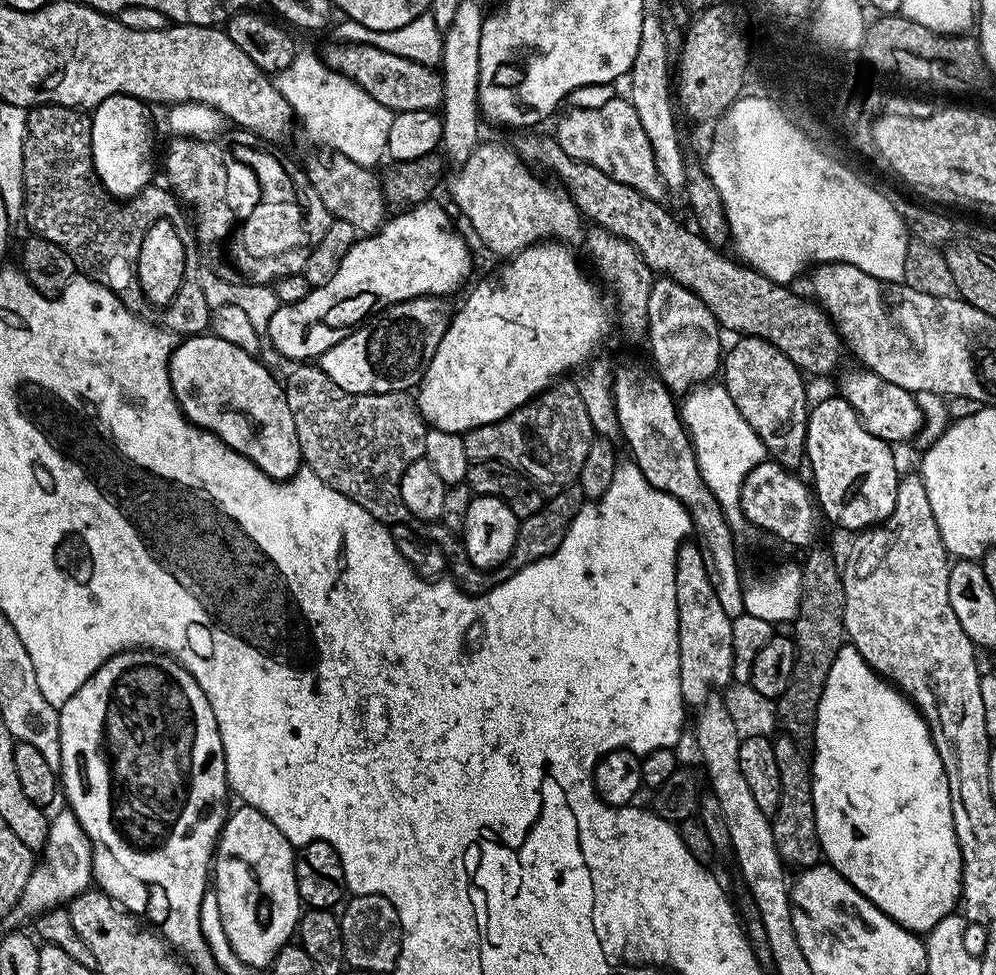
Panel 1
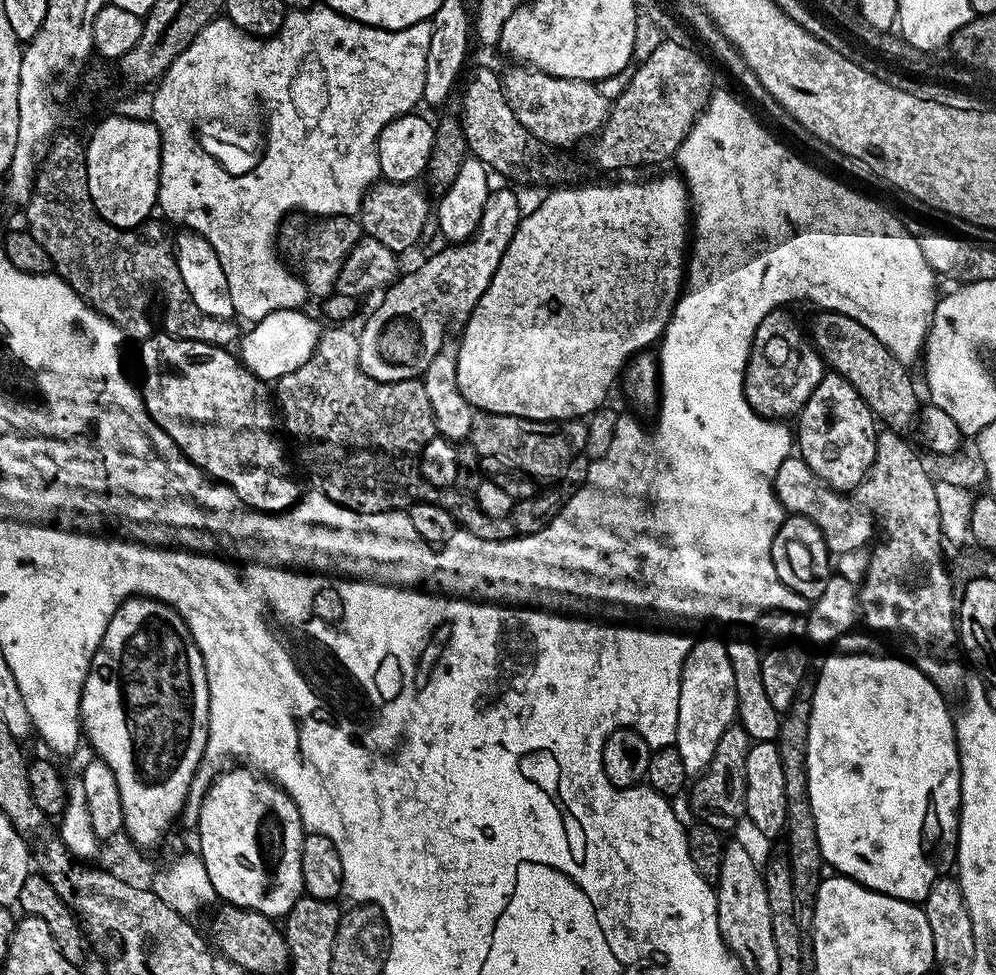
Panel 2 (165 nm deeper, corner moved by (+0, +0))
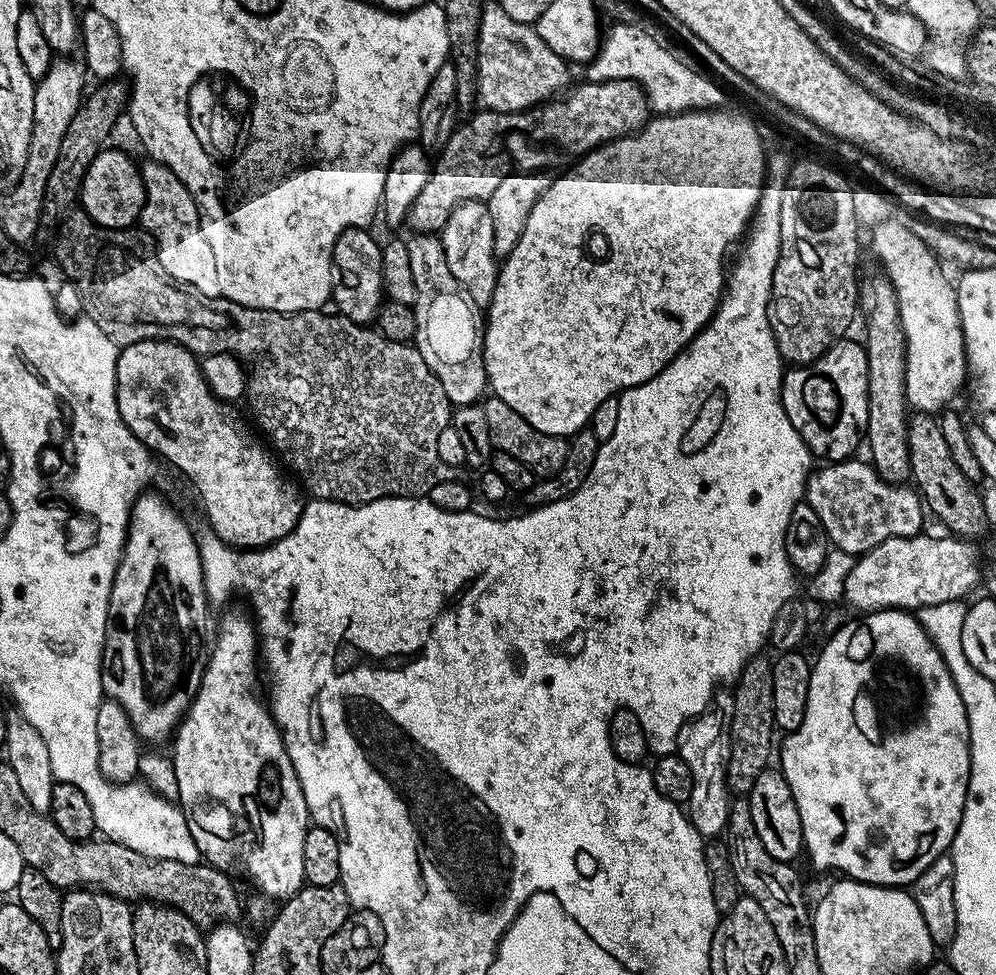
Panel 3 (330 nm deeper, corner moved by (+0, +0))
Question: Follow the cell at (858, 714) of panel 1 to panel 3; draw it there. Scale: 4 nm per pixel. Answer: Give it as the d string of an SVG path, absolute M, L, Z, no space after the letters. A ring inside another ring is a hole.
M899 608L872 610L861 624L844 622L839 629L824 641L824 649L820 657L812 664L810 678L810 694L806 702L806 710L802 718L802 726L796 732L789 732L783 737L784 745L779 745L779 771L784 773L786 782L790 782L790 790L794 794L794 802L798 806L798 814L802 822L804 848L806 856L812 859L816 868L833 868L849 880L858 880L861 884L878 884L881 886L912 886L940 856L945 855L953 847L956 831L964 813L964 803L968 797L968 779L972 769L970 758L970 726L966 718L966 706L962 706L962 694L958 694L958 686L954 686L954 678L950 678L950 670L938 654L934 642L926 634L919 620L911 611Z

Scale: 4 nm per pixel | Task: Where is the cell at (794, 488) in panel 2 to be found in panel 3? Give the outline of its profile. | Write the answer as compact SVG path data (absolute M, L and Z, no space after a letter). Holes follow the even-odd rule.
M867 459L837 460L817 467L809 475L804 500L813 508L827 539L855 558L895 536L921 535L926 505L915 487L883 480Z

